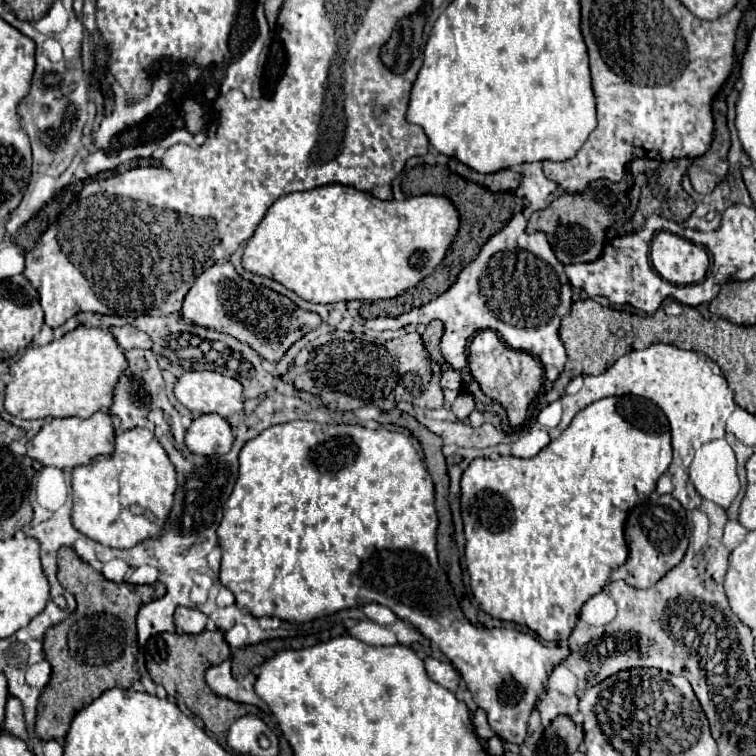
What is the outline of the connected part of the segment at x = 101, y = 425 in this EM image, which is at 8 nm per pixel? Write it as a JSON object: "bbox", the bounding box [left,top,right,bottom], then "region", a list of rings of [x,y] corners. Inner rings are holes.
{"bbox":[26,412,114,470],"region":[[[96,412],[92,418],[58,418],[48,420],[40,432],[28,440],[26,456],[38,460],[42,466],[54,466],[60,470],[90,464],[92,458],[110,454],[114,450],[114,428],[108,412]]]}

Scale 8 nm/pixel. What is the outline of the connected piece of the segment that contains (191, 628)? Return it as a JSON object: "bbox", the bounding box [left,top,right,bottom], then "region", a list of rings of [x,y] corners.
{"bbox":[174,606,208,634],"region":[[[180,606],[174,612],[176,628],[186,632],[186,634],[200,634],[206,628],[206,622],[208,622],[208,618],[200,610],[196,610],[196,608]]]}

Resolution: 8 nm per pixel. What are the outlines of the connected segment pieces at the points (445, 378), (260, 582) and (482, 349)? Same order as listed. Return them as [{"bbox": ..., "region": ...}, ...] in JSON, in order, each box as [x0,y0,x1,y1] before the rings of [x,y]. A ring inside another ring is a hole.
[{"bbox":[440,370,462,392],"region":[[[446,370],[446,372],[442,374],[440,386],[442,386],[442,388],[448,388],[448,390],[460,392],[460,390],[462,390],[462,376],[460,376],[460,372],[456,372],[456,370]]]},{"bbox":[218,420,568,744],"region":[[[296,420],[296,422],[286,422],[286,424],[276,424],[266,428],[260,436],[254,440],[246,442],[246,446],[240,452],[240,474],[234,484],[234,490],[224,504],[224,518],[218,526],[218,542],[222,548],[222,568],[220,568],[220,582],[226,586],[234,596],[236,596],[236,606],[248,610],[252,616],[262,618],[262,616],[276,616],[286,622],[310,622],[328,614],[336,614],[344,608],[354,608],[354,606],[364,606],[370,602],[388,606],[400,620],[410,622],[420,634],[424,634],[434,646],[438,646],[444,656],[454,664],[454,668],[462,674],[468,690],[474,696],[474,702],[478,708],[486,710],[490,728],[502,736],[506,742],[522,744],[526,738],[528,730],[528,716],[534,708],[534,702],[542,694],[542,684],[550,676],[552,668],[560,664],[568,656],[568,648],[557,646],[544,646],[538,642],[534,636],[520,632],[516,628],[486,628],[472,624],[460,610],[456,596],[452,592],[452,586],[446,578],[446,572],[438,564],[436,556],[436,526],[438,526],[438,516],[434,510],[434,484],[424,468],[416,448],[412,446],[410,438],[402,432],[390,432],[386,428],[376,428],[368,430],[362,426],[334,426],[334,424],[318,424],[318,422],[306,422],[306,420]]]},{"bbox":[468,330,544,428],"region":[[[482,330],[474,336],[474,340],[468,346],[468,366],[472,370],[472,376],[476,376],[476,382],[480,384],[482,392],[496,400],[506,410],[508,424],[512,428],[522,426],[528,418],[530,404],[534,402],[542,388],[544,370],[540,362],[526,352],[512,350],[506,342],[498,338],[494,330]]]}]

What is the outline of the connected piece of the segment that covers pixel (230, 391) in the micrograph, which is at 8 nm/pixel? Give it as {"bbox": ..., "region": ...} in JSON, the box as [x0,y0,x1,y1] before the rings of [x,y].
{"bbox":[174,370,244,418],"region":[[[214,370],[182,374],[174,386],[174,396],[192,414],[216,412],[222,418],[242,412],[244,404],[240,382]]]}

